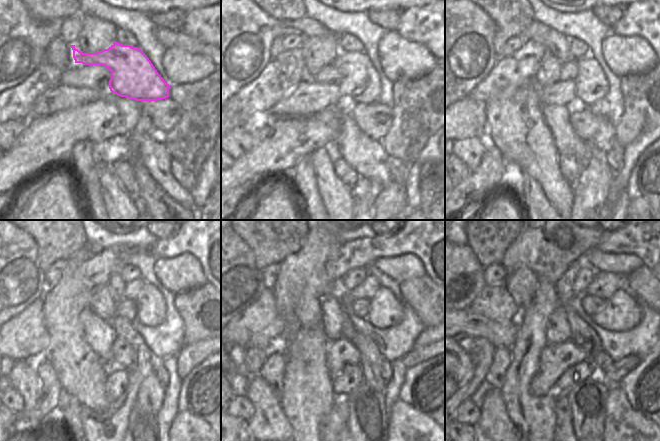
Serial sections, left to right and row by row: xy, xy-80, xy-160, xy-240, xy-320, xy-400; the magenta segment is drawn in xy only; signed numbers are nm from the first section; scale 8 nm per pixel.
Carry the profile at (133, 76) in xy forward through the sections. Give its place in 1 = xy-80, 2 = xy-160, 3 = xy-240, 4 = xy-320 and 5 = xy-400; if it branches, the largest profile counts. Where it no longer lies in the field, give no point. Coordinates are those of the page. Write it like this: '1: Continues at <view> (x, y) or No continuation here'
1: Continues at xy-80 (360, 83)
2: Continues at xy-160 (591, 83)
3: Continues at xy-240 (151, 307)
4: Continues at xy-320 (386, 310)
5: Continues at xy-400 (621, 312).

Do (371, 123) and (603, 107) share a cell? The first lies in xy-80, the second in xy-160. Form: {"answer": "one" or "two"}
{"answer": "two"}

